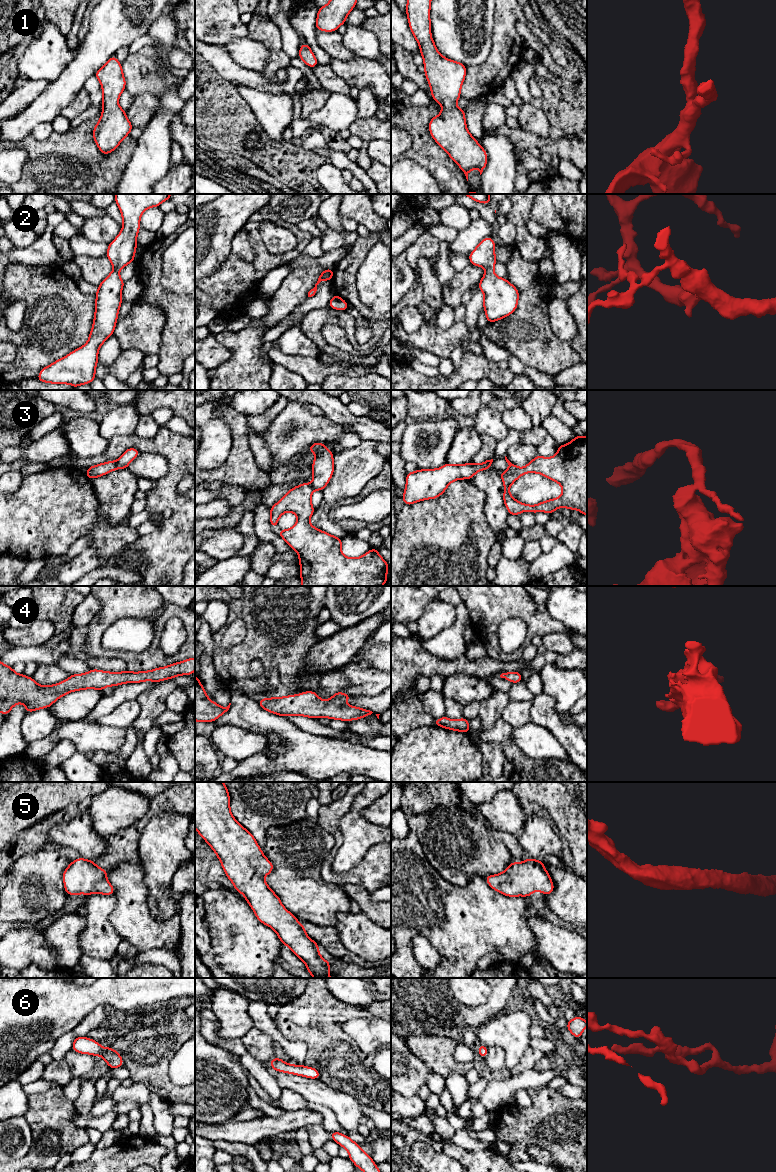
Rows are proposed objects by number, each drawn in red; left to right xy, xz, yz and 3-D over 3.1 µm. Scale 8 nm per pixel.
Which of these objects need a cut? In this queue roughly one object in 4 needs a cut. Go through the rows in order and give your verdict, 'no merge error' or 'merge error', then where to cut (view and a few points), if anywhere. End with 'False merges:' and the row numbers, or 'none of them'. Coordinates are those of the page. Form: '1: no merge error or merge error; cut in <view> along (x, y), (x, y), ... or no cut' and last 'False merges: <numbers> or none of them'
1: no merge error; no cut
2: no merge error; no cut
3: merge error; cut in xy along (116, 461), (117, 467)
4: no merge error; no cut
5: no merge error; no cut
6: no merge error; no cut
False merges: 3

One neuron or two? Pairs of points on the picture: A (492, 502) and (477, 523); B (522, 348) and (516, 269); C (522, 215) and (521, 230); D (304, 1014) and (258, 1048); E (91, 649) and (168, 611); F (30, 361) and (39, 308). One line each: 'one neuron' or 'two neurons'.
A: two neurons
B: one neuron
C: one neuron
D: two neurons
E: one neuron
F: one neuron

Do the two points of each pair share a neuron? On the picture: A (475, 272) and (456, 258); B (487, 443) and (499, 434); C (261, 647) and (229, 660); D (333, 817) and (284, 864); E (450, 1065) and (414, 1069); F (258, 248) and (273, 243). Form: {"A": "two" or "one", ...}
{"A": "two", "B": "two", "C": "one", "D": "two", "E": "two", "F": "two"}

